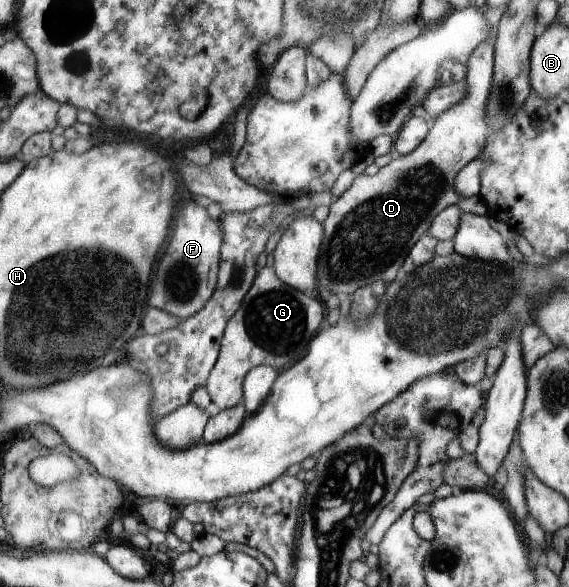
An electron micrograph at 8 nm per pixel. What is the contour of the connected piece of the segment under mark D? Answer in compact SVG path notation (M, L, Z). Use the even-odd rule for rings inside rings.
M495 25L490 35L481 41L469 55L466 62L467 92L461 103L442 112L423 142L406 155L395 155L389 164L379 169L374 175L357 175L351 186L332 202L327 219L322 223L324 228L323 242L316 264L316 291L327 288L333 294L353 294L358 288L369 287L377 281L385 286L401 275L402 264L405 262L409 249L425 234L433 219L449 205L460 206L465 213L487 216L487 205L482 196L464 197L455 188L455 176L467 163L470 163L486 145L488 124L486 121L486 102L494 75L494 42L498 25Z

